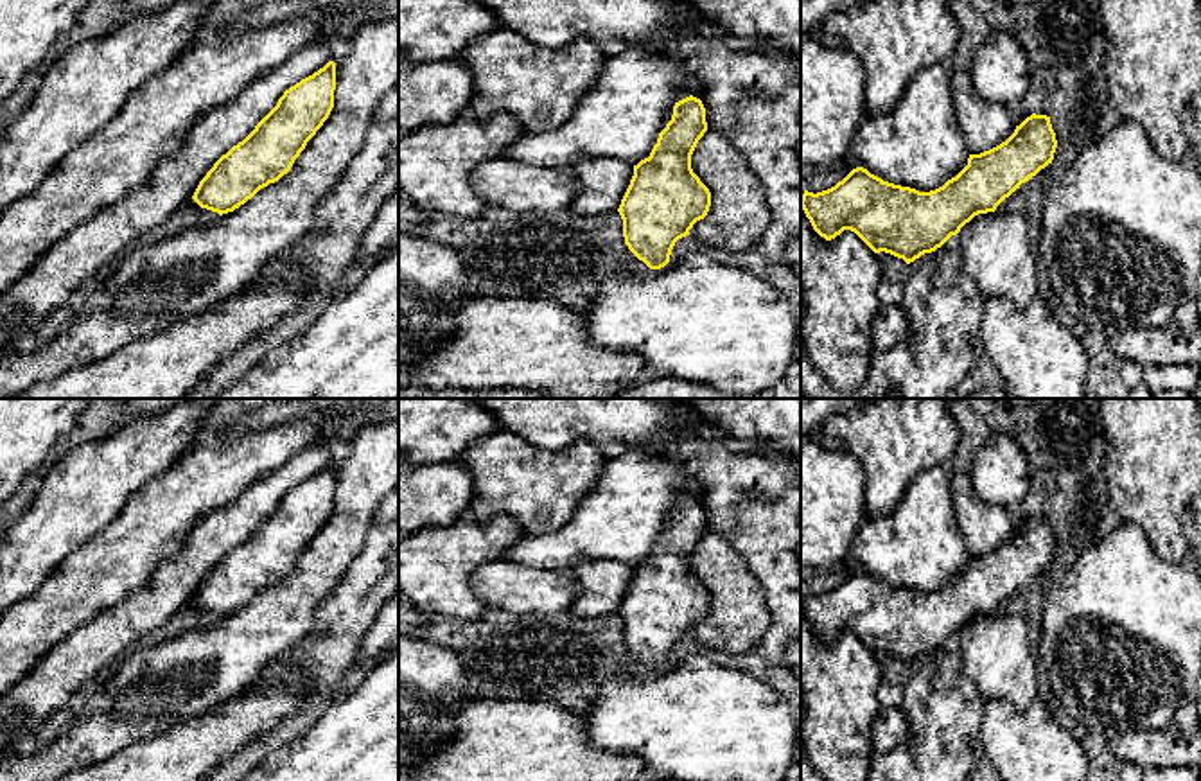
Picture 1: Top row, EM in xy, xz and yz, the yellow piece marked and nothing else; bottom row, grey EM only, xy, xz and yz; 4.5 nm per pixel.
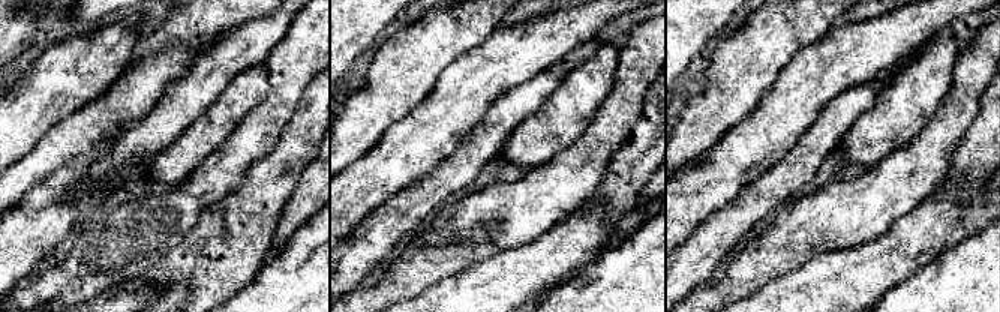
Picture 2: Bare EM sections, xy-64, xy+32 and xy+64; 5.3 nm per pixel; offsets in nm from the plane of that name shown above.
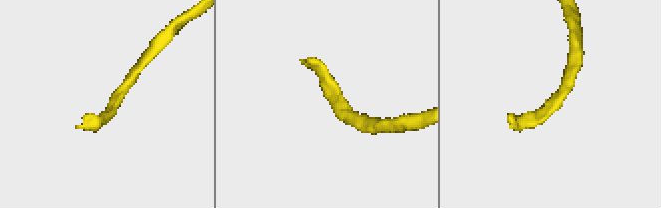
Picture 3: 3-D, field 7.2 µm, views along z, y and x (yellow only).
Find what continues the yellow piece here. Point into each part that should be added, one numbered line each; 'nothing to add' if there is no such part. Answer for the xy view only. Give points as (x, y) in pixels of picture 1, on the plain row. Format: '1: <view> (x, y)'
nothing to add

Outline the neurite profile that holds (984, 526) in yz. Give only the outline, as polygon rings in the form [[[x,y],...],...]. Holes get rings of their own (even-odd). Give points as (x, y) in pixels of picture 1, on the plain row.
[[[951,470],[957,519],[969,557],[980,557],[1005,544],[1016,531],[1013,512],[982,501],[971,487],[969,472]]]

